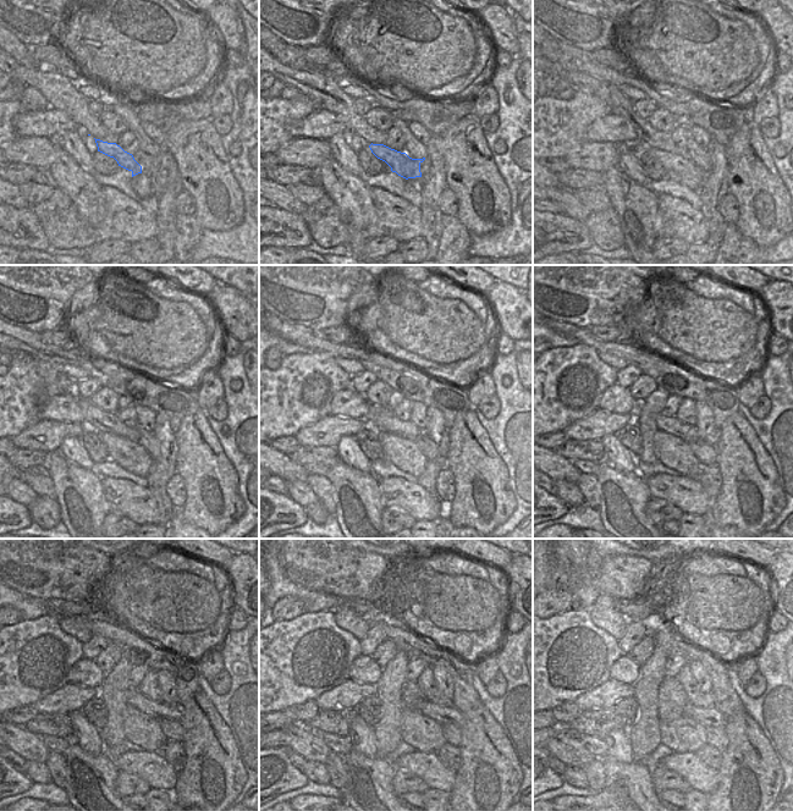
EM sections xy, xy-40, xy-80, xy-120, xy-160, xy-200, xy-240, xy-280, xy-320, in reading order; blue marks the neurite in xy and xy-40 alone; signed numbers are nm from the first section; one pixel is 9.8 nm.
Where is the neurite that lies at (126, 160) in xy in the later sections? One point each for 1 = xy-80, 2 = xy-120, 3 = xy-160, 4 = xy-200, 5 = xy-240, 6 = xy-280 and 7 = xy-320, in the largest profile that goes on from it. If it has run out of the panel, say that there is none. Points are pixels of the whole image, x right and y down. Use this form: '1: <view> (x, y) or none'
1: xy-80 (677, 163)
2: xy-120 (147, 440)
3: xy-160 (428, 447)
4: xy-200 (706, 453)
5: xy-240 (172, 729)
6: xy-280 (451, 732)
7: xy-320 (727, 734)

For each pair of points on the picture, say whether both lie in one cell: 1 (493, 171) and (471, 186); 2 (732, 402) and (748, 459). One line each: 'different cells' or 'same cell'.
1: same cell
2: different cells

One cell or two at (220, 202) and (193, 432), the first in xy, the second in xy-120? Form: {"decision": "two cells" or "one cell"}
{"decision": "one cell"}

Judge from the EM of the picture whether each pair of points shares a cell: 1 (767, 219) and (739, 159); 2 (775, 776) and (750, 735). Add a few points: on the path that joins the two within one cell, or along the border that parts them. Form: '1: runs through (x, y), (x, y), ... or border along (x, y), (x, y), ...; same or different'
1: runs through (764, 204), (752, 174); same
2: runs through (765, 766), (761, 762), (761, 752), (758, 745); same

